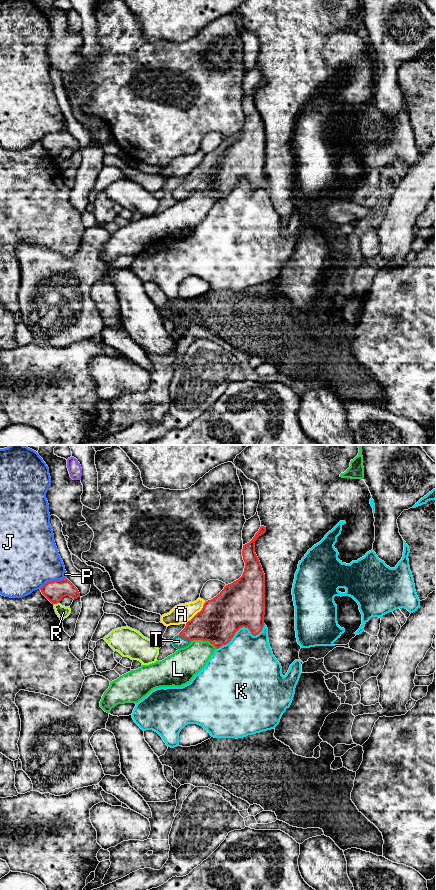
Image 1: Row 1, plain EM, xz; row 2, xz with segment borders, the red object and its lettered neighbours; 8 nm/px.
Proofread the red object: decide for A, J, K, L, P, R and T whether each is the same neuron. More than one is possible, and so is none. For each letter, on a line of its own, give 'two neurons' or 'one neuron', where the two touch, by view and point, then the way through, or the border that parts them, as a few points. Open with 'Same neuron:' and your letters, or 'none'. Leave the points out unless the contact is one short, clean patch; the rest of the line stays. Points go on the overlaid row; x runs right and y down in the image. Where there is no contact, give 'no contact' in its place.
Same neuron: T
A: two neurons | xz (197, 613)
J: two neurons | xz (51, 581)
K: two neurons | xz (241, 627)
L: two neurons | xz (204, 640)
P: two neurons | xz (64, 578) | along xz (64, 577), (66, 579)
R: two neurons | xz (56, 603)
T: one neuron | xz (185, 638) | across xz (212, 623), (193, 630), (185, 638), (178, 641)

